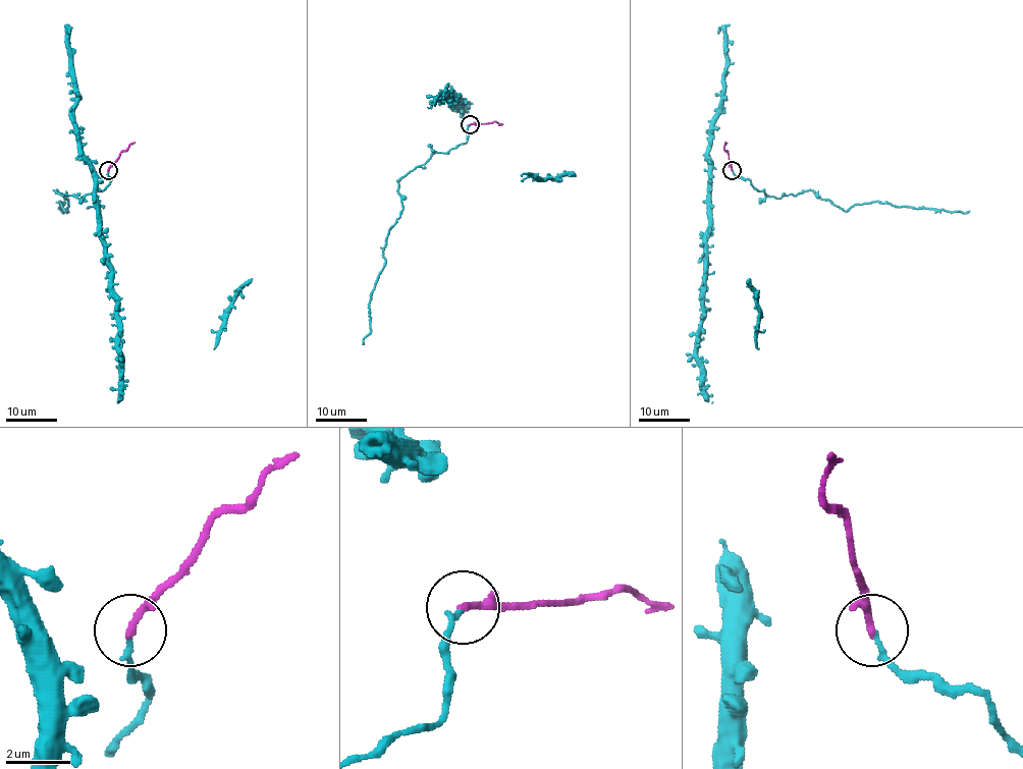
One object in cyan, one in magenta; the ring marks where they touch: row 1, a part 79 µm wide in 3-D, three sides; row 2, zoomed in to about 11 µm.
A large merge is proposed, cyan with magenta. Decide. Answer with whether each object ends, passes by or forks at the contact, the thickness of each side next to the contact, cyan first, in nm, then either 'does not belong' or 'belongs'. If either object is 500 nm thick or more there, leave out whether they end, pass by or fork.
cyan ends | magenta ends | 140/240 nm | belongs

